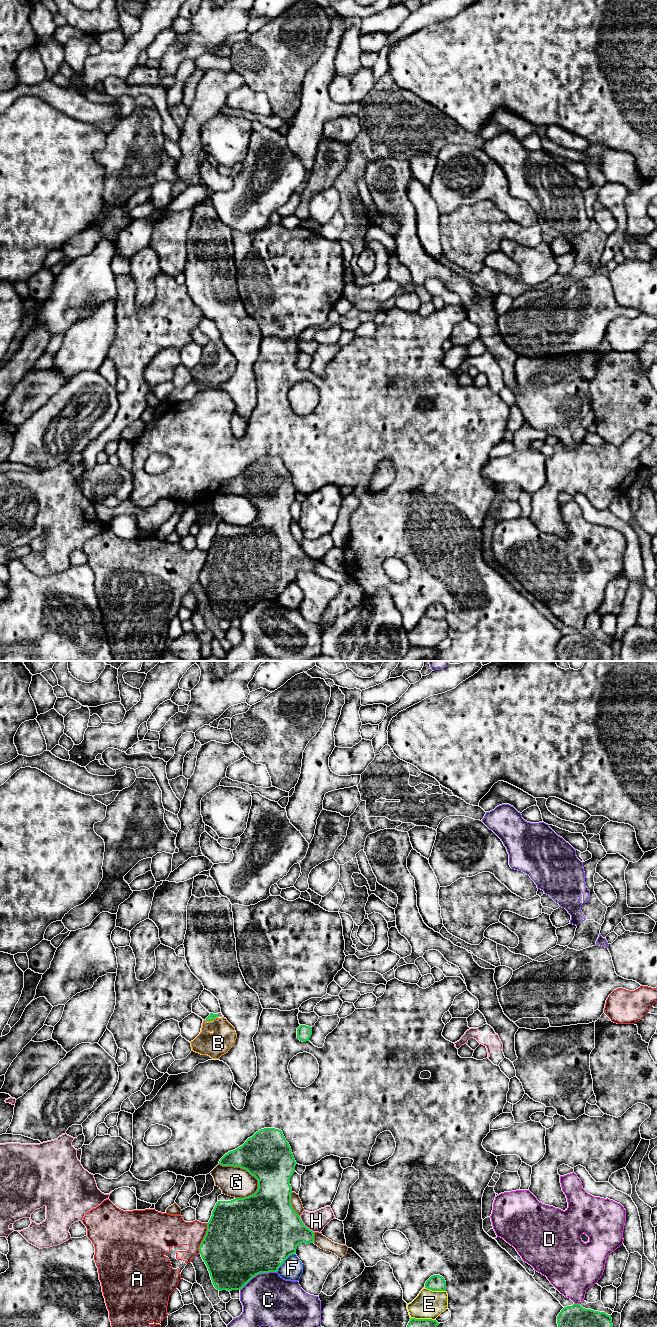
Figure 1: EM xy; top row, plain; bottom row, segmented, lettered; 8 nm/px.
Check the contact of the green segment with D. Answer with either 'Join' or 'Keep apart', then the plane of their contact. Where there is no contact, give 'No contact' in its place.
Keep apart. Touches green in xy

